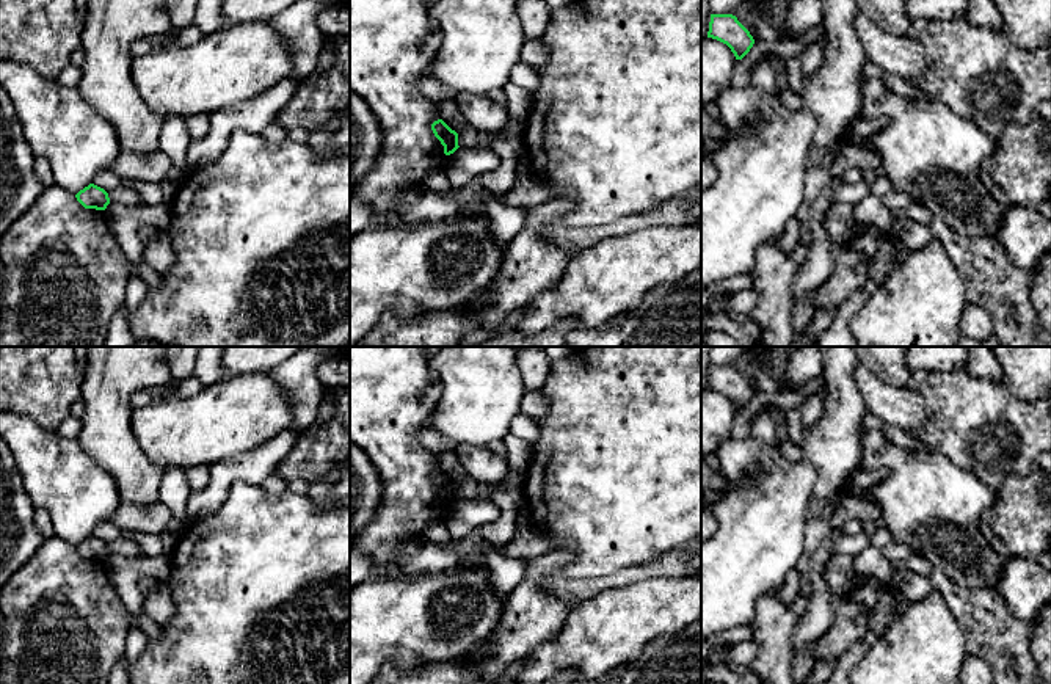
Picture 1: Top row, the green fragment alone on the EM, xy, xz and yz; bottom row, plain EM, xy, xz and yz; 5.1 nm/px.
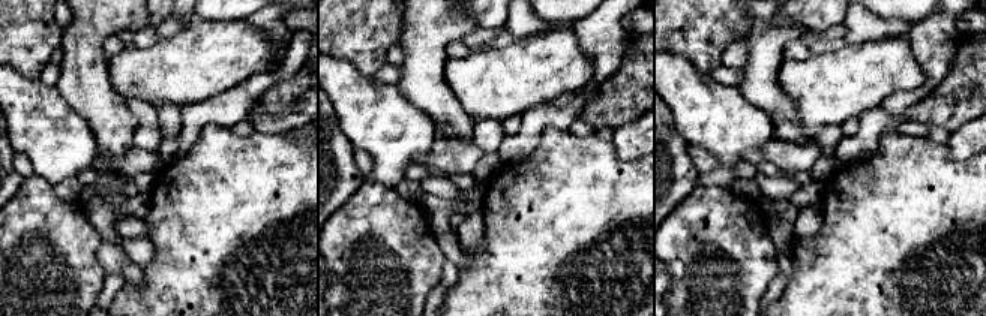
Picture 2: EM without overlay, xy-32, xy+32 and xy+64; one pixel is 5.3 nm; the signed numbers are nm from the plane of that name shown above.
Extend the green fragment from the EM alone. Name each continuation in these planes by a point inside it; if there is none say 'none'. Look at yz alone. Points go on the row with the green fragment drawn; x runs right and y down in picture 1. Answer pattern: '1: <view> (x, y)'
none

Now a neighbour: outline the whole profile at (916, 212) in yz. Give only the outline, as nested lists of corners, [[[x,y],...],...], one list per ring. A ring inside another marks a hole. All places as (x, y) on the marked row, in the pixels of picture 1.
[[[913,201],[900,213],[905,215],[907,218],[913,220],[913,221],[918,221],[918,223],[927,224],[927,226],[933,220],[932,212],[926,206],[922,206],[921,202],[916,202],[916,201]]]

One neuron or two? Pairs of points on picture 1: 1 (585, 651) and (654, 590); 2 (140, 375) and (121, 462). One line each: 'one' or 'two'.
1: one
2: one

